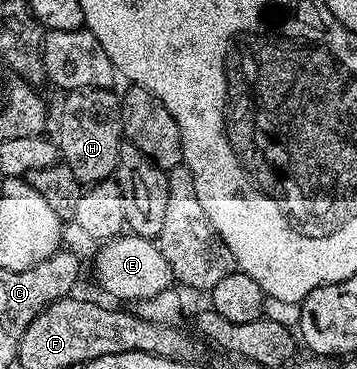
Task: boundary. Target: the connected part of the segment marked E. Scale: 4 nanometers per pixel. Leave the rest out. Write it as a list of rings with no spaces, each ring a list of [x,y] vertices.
[[[119,235],[110,241],[101,242],[97,249],[98,254],[94,257],[94,277],[108,296],[118,300],[115,302],[137,303],[152,299],[152,295],[160,295],[160,291],[171,288],[168,261],[164,259],[164,255],[160,255],[157,244],[151,238]]]

